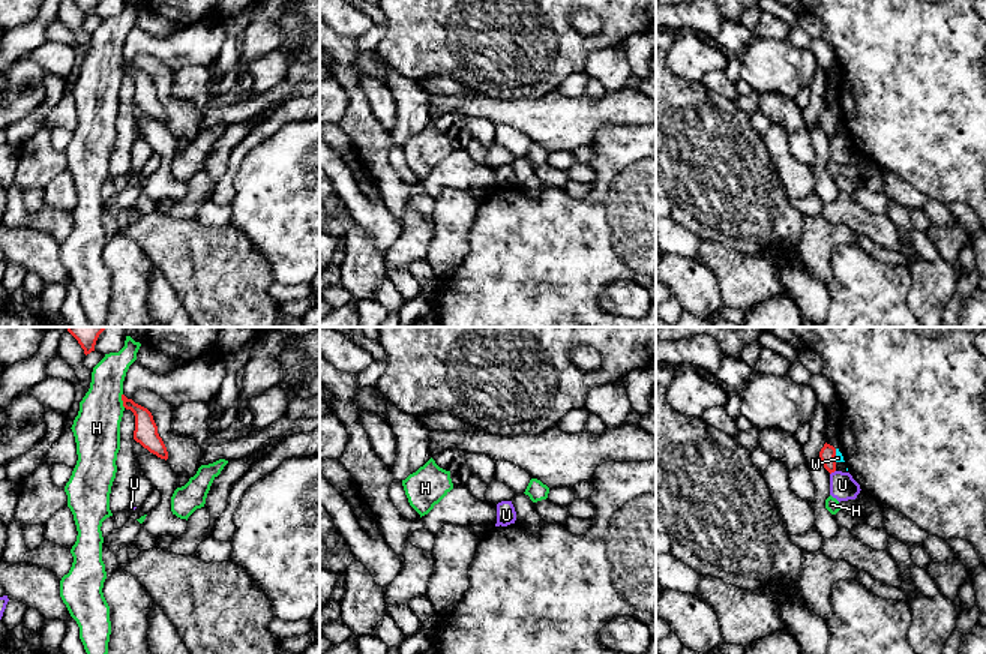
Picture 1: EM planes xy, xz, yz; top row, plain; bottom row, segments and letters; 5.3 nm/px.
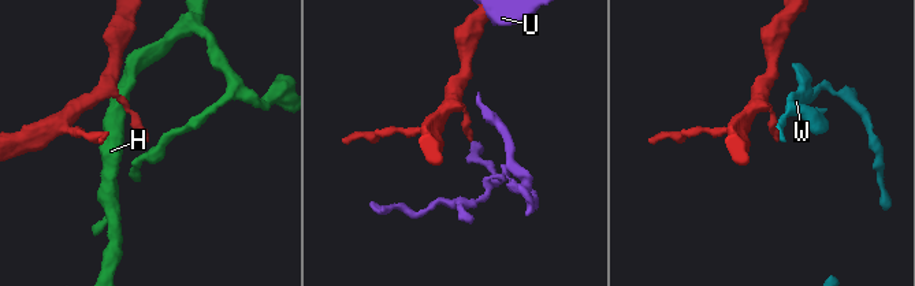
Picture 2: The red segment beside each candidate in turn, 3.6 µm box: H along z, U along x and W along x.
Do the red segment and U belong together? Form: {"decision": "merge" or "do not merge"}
{"decision": "do not merge"}

